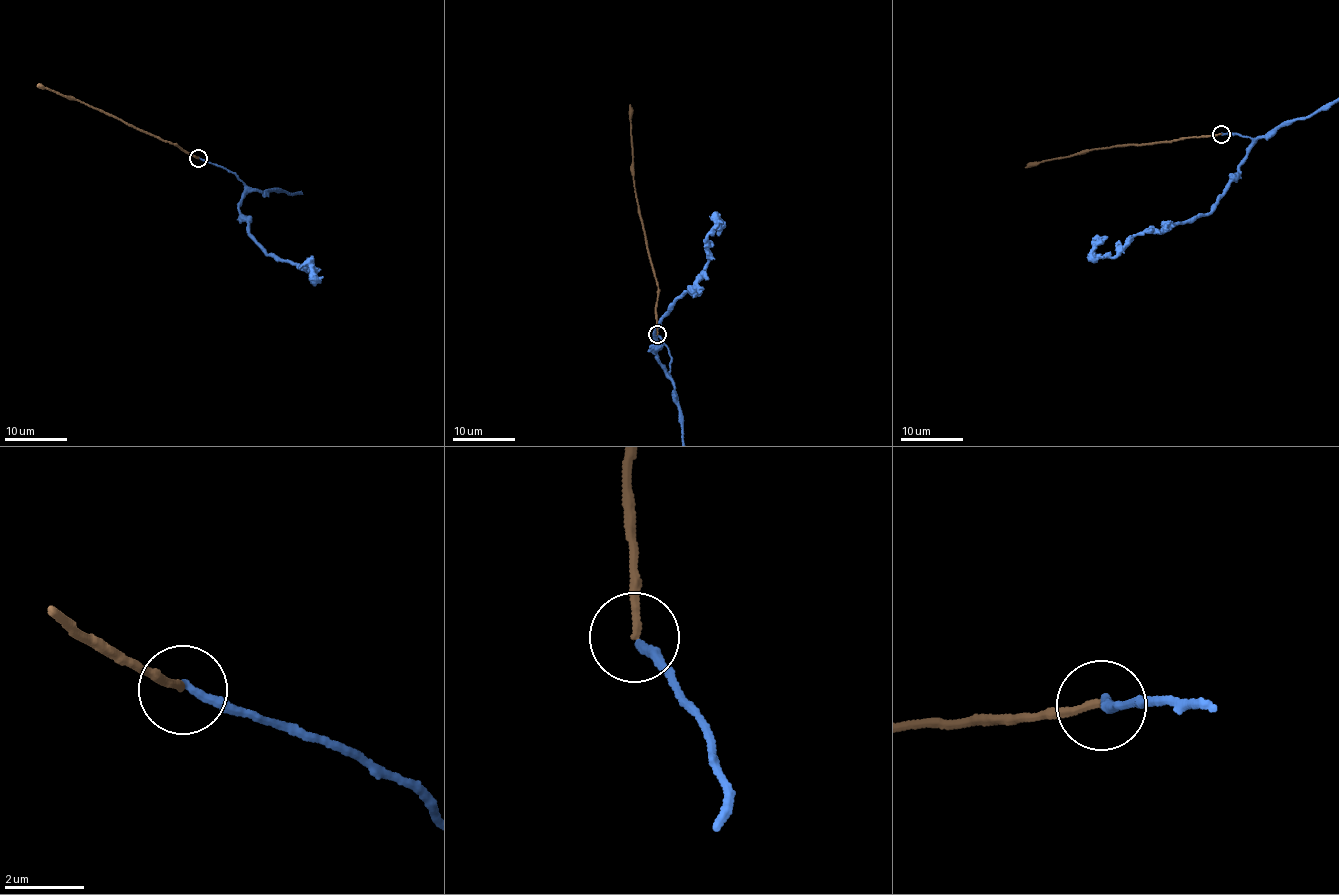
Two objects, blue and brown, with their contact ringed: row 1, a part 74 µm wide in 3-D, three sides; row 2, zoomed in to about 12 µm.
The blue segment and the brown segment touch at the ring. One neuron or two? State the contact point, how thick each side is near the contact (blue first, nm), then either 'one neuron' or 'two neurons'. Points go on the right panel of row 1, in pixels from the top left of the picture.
(1221, 134) | 200/180 nm | two neurons

